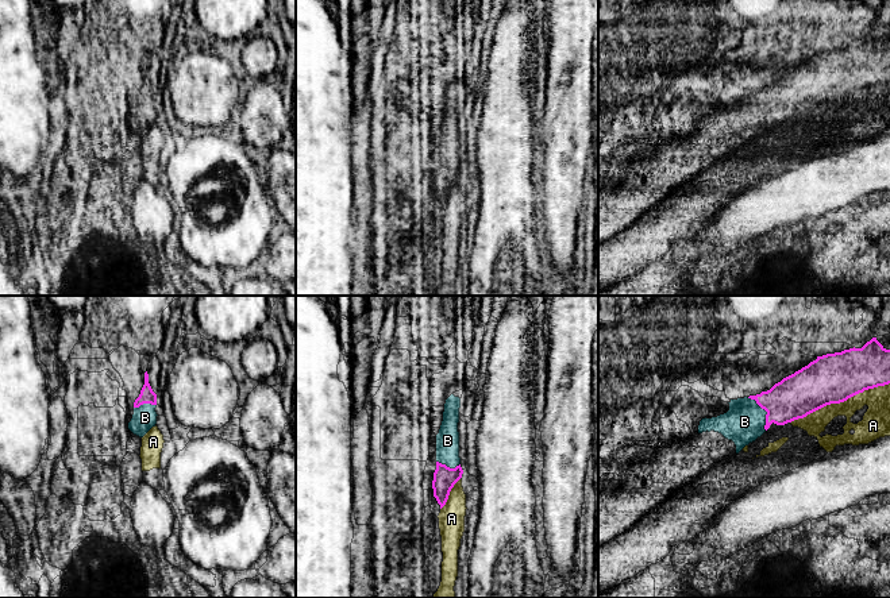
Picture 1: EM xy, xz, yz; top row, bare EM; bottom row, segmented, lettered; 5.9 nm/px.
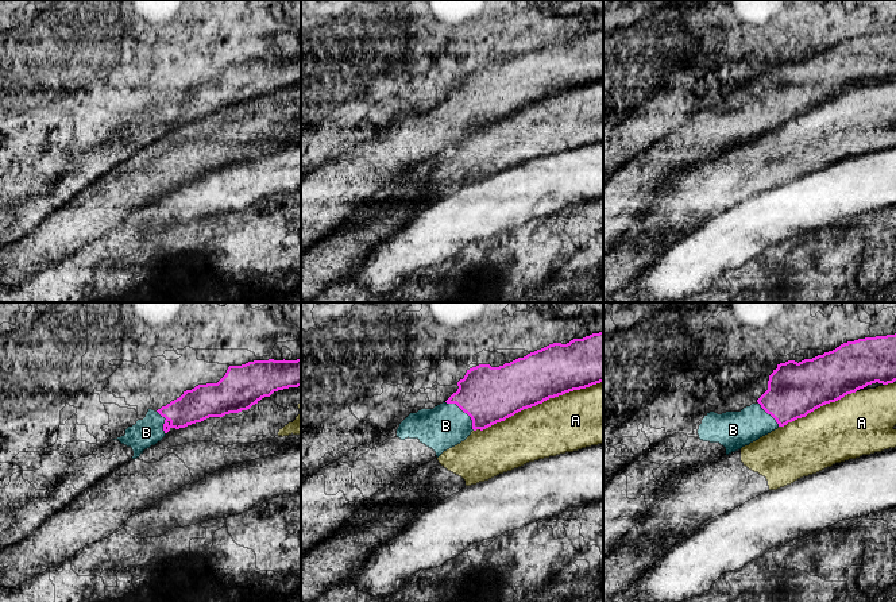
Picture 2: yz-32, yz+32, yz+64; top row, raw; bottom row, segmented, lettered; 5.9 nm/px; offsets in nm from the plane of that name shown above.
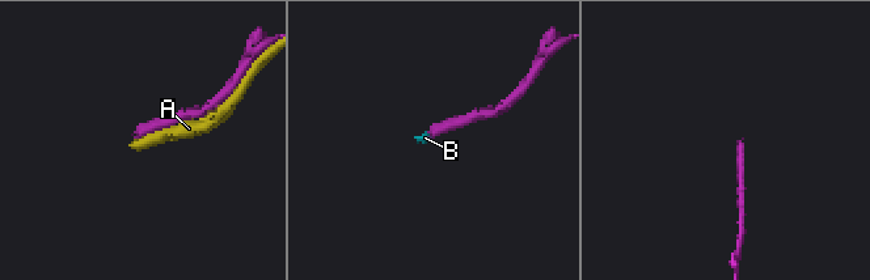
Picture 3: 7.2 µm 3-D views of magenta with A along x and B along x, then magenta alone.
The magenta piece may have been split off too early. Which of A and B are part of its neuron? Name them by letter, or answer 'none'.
B

